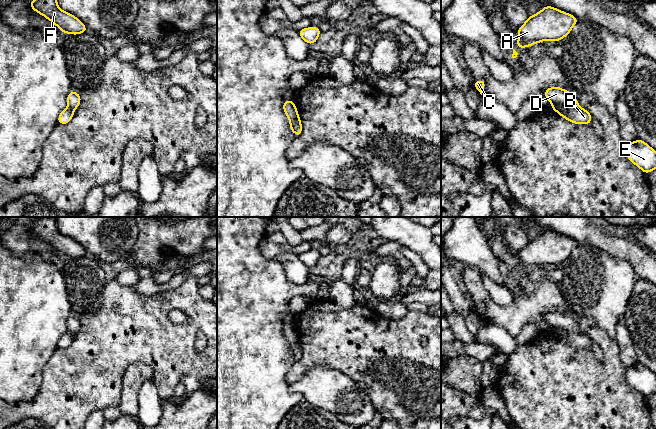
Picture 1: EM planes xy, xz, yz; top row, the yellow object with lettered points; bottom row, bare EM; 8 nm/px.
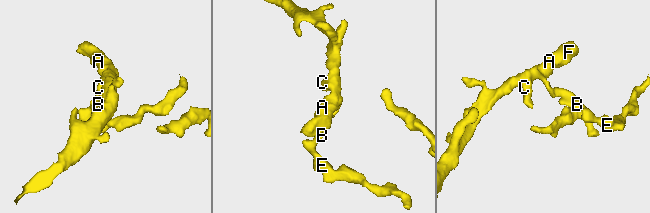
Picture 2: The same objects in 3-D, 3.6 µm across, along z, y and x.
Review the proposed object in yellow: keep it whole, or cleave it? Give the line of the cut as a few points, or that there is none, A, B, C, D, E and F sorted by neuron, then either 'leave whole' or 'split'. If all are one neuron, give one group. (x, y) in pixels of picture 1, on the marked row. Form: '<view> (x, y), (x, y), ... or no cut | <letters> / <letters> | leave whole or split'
yz (552, 103), (557, 103), (567, 108), (581, 109) | A C D F / B E | split

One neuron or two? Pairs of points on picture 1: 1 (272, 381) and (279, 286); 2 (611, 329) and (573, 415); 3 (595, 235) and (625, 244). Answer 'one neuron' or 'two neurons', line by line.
1: one neuron
2: two neurons
3: one neuron

